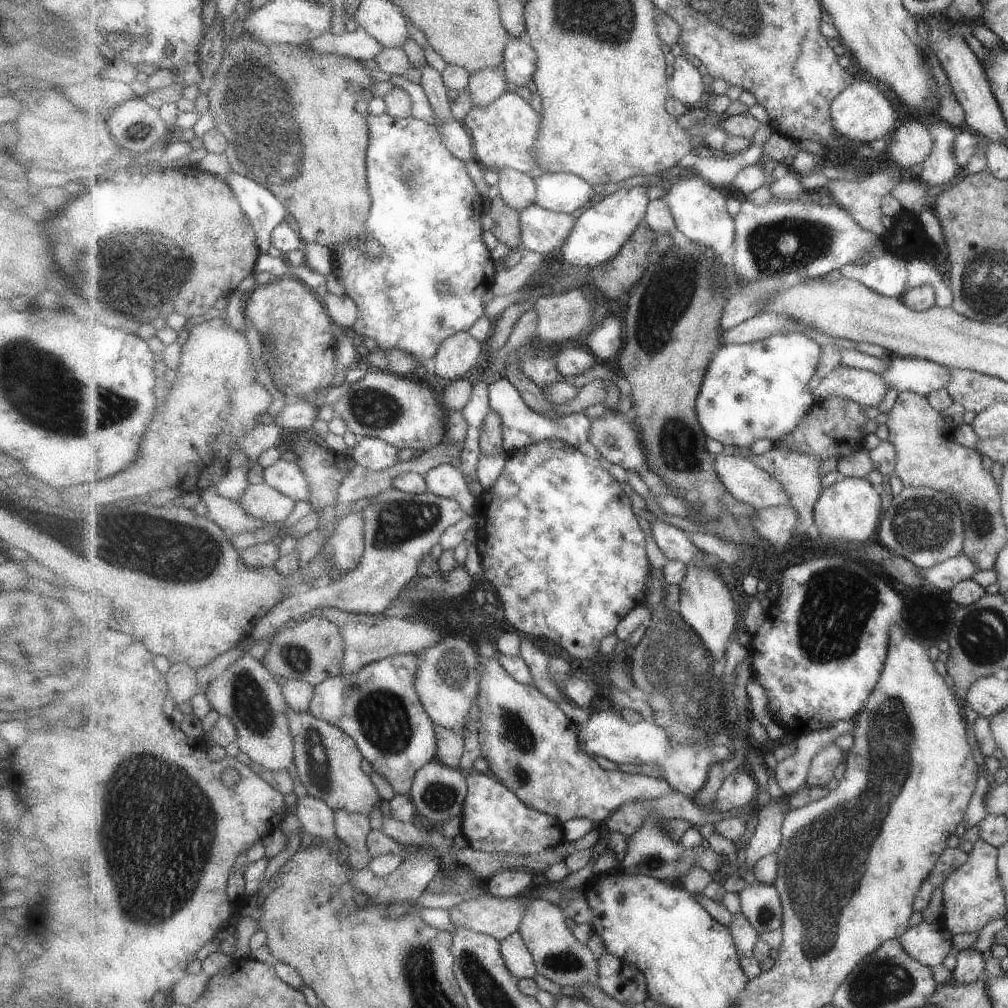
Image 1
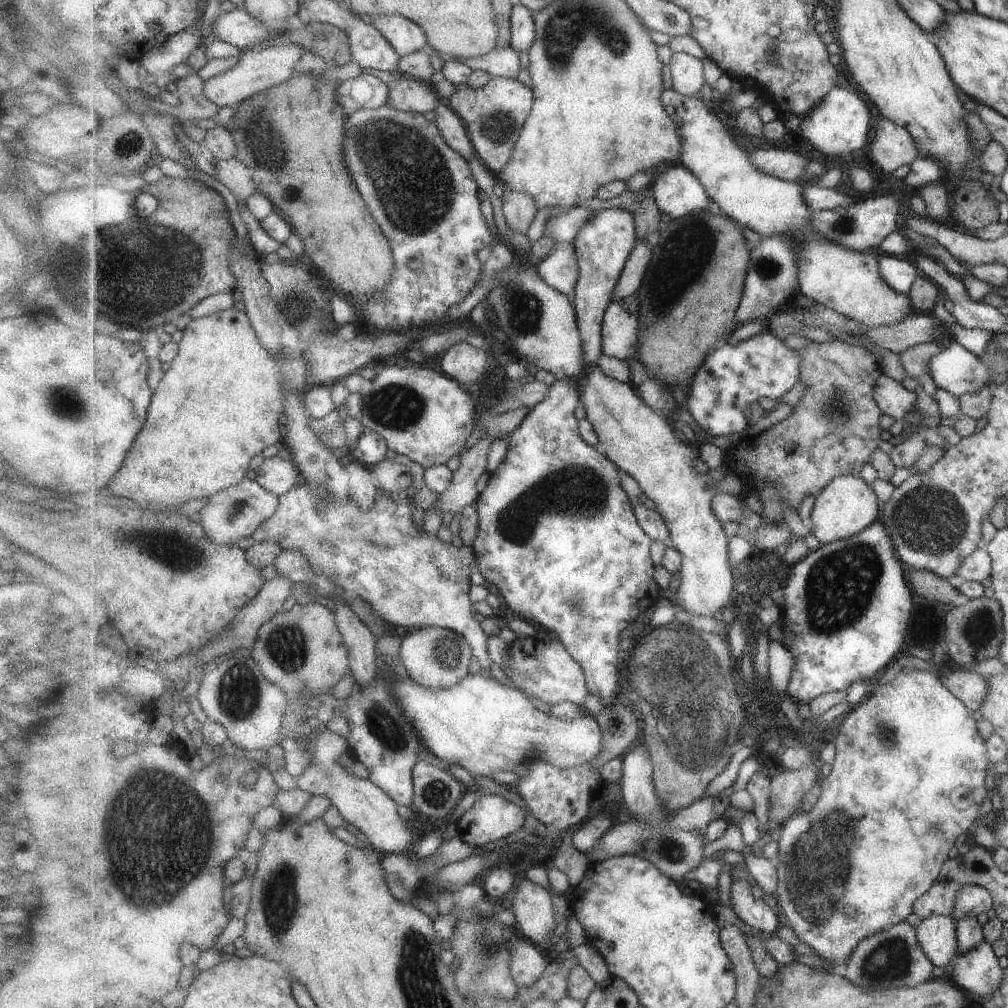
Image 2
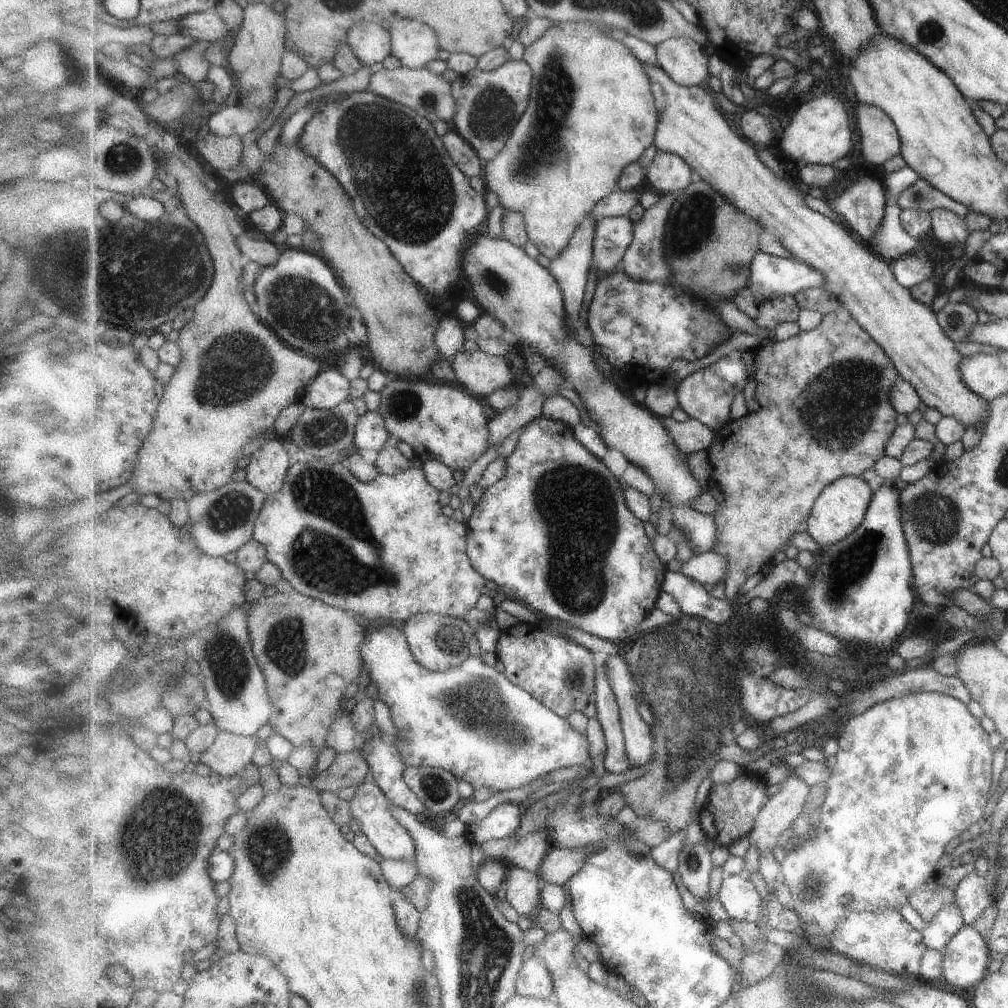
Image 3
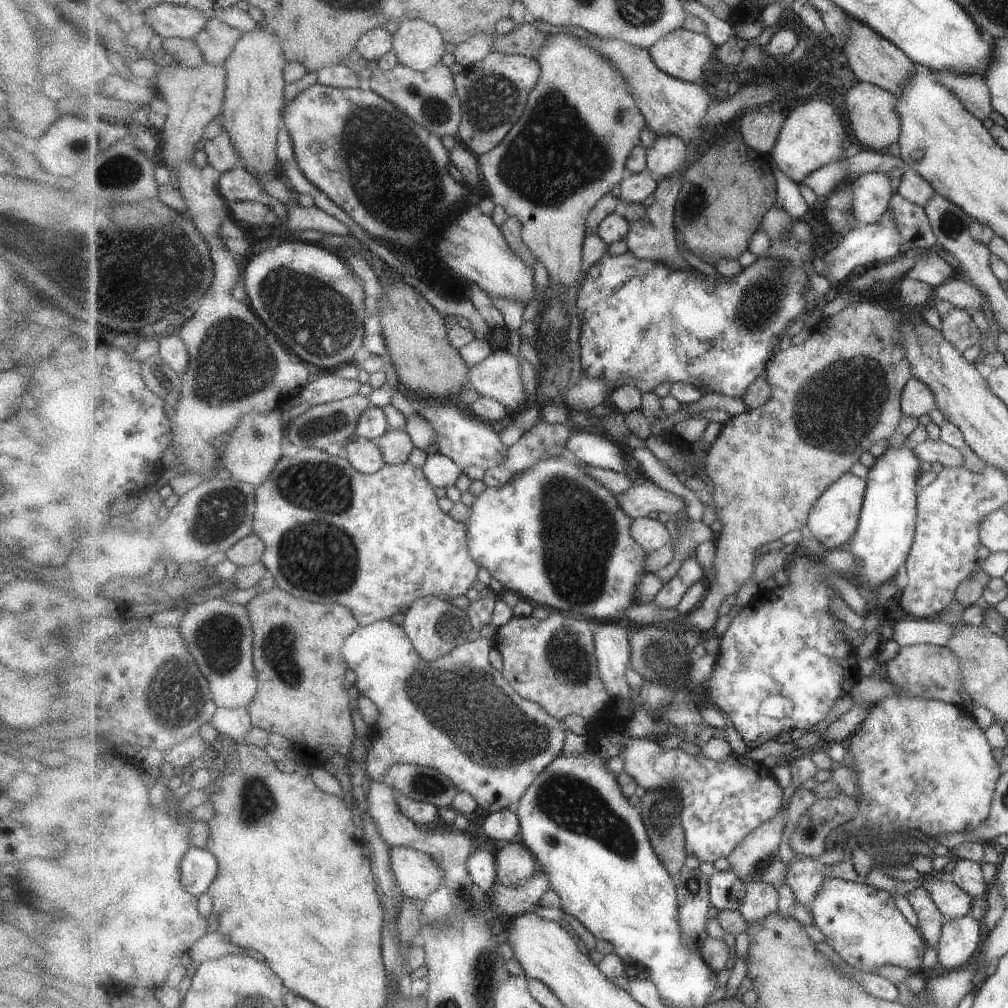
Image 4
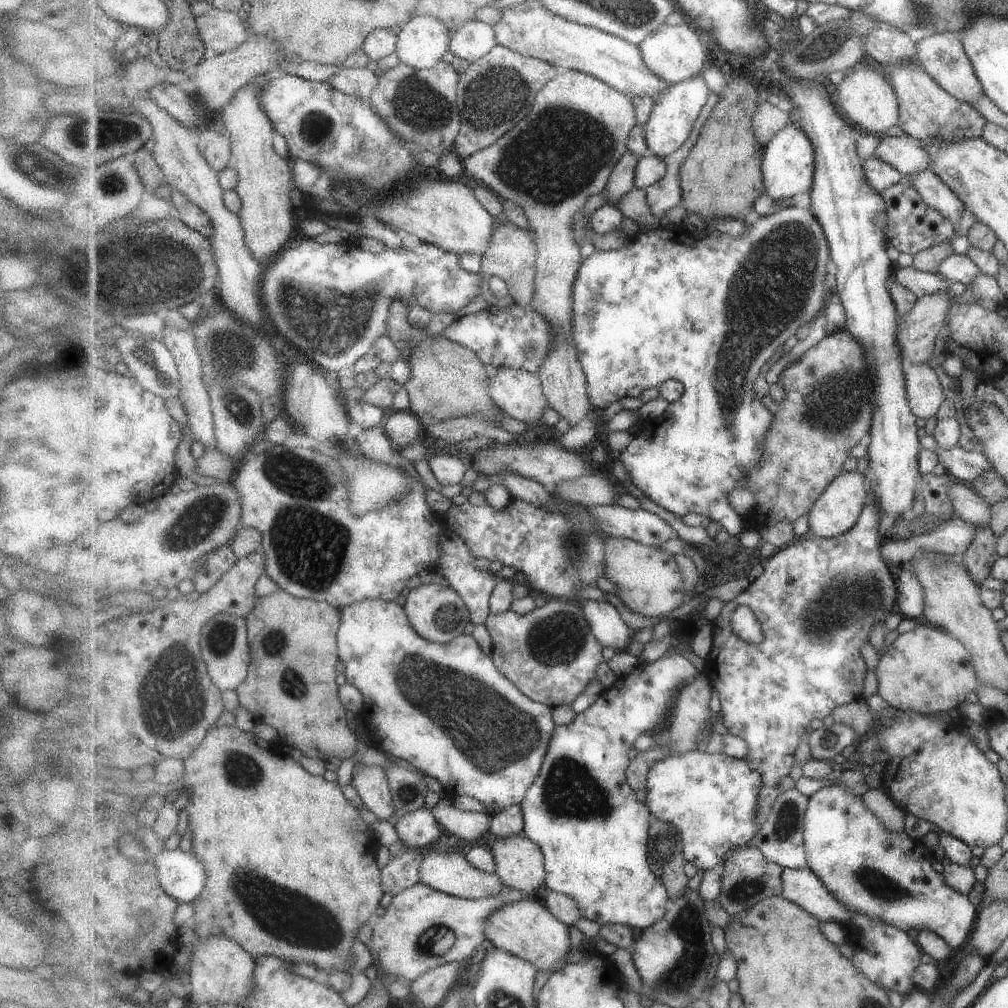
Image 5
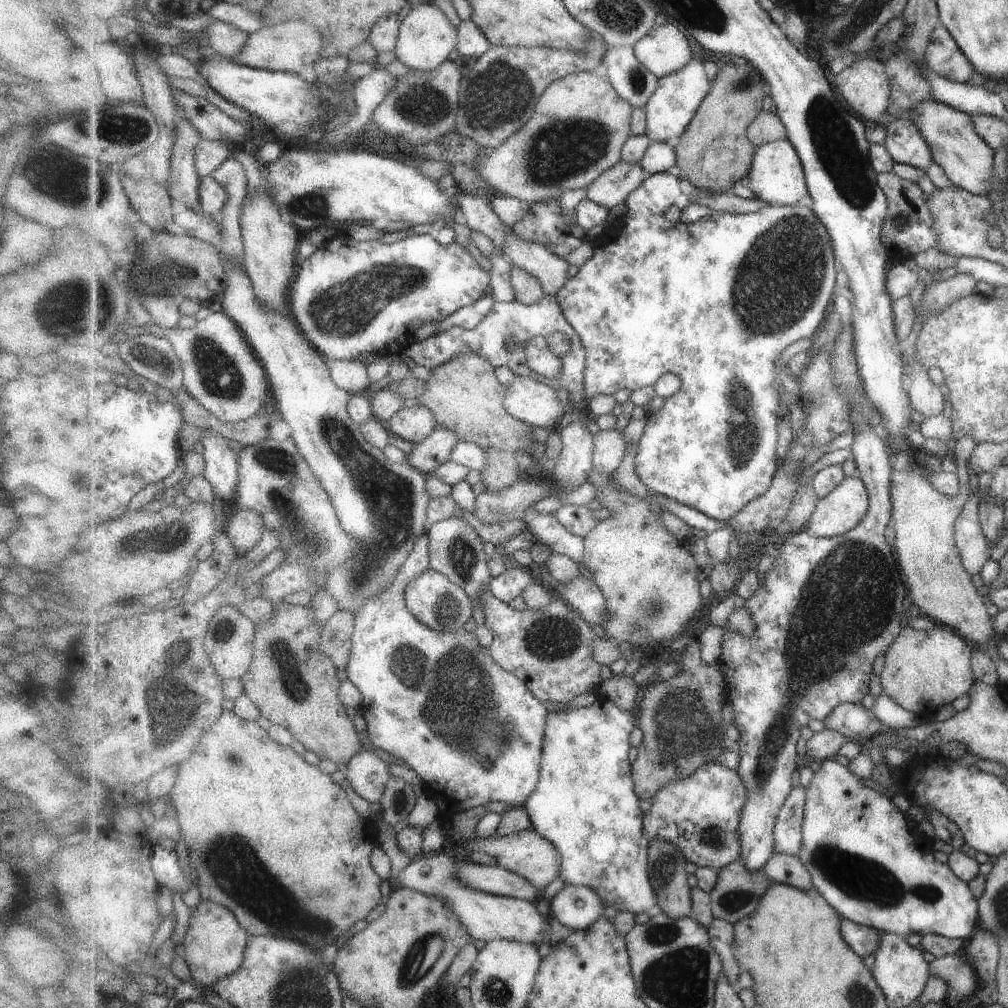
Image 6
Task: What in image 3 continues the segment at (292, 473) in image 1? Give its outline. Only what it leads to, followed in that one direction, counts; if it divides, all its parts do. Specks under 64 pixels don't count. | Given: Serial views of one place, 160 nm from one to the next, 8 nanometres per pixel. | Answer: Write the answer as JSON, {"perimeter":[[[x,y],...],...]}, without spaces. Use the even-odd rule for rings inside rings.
{"perimeter":[[[273,436],[263,442],[245,467],[245,480],[266,494],[281,490],[289,467],[293,463],[290,452],[285,447],[284,438]]]}

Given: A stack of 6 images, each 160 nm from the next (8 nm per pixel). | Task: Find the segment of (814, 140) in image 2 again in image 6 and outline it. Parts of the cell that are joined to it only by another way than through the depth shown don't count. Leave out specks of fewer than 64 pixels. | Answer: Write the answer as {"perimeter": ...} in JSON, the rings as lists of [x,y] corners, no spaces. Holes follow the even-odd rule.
{"perimeter":[[[788,138],[761,145],[753,157],[752,170],[747,179],[749,190],[768,205],[797,205],[803,196],[809,194],[804,163]]]}

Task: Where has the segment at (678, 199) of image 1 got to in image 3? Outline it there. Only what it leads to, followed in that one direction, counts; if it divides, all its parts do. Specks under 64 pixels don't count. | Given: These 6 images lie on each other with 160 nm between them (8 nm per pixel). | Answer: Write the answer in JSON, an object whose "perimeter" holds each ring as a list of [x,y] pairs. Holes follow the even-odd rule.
{"perimeter":[[[659,151],[646,172],[647,180],[659,195],[680,193],[691,182],[692,166],[678,154]]]}

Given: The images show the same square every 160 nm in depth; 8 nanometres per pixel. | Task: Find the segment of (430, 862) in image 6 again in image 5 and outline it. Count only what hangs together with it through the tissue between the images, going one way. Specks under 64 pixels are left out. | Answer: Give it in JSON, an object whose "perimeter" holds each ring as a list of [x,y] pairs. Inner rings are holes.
{"perimeter":[[[411,849],[404,855],[393,857],[382,868],[384,891],[394,897],[421,882],[420,868],[424,861],[421,849]],[[525,896],[519,901],[503,905],[488,918],[484,936],[495,947],[532,962],[538,970],[555,966],[572,947],[570,926],[561,922],[543,903],[540,896]]]}

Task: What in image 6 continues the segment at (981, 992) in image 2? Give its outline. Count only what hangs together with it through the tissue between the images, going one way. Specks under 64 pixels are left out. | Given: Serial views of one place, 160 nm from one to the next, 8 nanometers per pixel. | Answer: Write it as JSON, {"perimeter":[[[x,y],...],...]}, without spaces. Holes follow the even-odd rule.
{"perimeter":[[[827,759],[819,763],[820,767],[811,782],[806,787],[806,809],[804,812],[804,825],[802,834],[802,847],[799,851],[799,856],[803,864],[809,869],[812,874],[814,888],[817,889],[843,919],[849,919],[860,925],[879,929],[883,933],[893,933],[901,935],[901,938],[907,940],[911,932],[921,936],[928,934],[938,934],[952,939],[967,940],[975,935],[975,931],[979,929],[980,909],[976,895],[973,894],[970,883],[959,878],[948,863],[941,863],[933,856],[933,850],[929,847],[930,841],[922,836],[916,827],[916,824],[909,818],[905,812],[901,812],[895,802],[891,798],[875,792],[873,788],[865,786],[859,777],[847,766],[843,766],[834,759]]]}

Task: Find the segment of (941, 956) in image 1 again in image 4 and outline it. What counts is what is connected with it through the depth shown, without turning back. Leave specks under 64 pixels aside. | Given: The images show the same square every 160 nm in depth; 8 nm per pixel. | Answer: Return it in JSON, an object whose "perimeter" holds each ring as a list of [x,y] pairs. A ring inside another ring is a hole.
{"perimeter":[[[932,879],[923,884],[944,916],[943,924],[949,919],[965,916],[972,907],[972,894],[954,880]]]}

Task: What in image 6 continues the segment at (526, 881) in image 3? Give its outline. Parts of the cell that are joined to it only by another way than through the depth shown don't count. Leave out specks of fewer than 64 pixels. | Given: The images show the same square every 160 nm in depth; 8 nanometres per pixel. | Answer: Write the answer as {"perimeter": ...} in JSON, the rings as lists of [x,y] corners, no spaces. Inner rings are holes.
{"perimeter":[[[533,828],[502,837],[497,834],[487,838],[478,837],[468,845],[468,849],[471,852],[481,851],[497,858],[499,865],[523,875],[528,881],[533,882],[541,892],[547,884],[560,878],[562,858],[557,847],[548,838],[537,834]]]}

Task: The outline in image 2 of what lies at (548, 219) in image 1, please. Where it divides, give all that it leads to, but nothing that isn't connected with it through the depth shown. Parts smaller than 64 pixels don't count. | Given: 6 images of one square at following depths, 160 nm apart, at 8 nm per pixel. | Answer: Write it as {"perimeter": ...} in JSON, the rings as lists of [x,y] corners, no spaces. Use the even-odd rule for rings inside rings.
{"perimeter":[[[581,206],[559,216],[553,216],[545,223],[543,235],[553,237],[559,244],[569,243],[596,212]]]}

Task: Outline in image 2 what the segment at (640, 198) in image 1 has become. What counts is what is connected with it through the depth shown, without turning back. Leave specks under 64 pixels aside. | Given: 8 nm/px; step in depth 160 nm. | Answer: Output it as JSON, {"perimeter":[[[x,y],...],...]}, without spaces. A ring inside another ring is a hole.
{"perimeter":[[[601,209],[577,233],[571,241],[576,248],[580,268],[576,297],[573,299],[577,311],[580,335],[584,339],[584,355],[587,372],[597,368],[602,352],[602,324],[605,311],[612,301],[617,283],[625,265],[637,245],[636,218],[633,209]],[[580,378],[571,381],[564,380],[556,382],[550,386],[548,395],[534,406],[529,414],[524,418],[521,426],[518,426],[510,434],[510,449],[507,453],[505,462],[491,475],[487,488],[477,498],[477,508],[480,514],[478,535],[475,537],[472,547],[475,550],[475,562],[479,565],[479,570],[489,583],[494,584],[501,596],[503,596],[507,606],[518,614],[517,617],[531,620],[534,626],[548,632],[549,635],[559,639],[568,651],[576,658],[581,666],[584,667],[586,681],[589,690],[602,700],[603,708],[610,707],[619,698],[617,690],[619,686],[619,642],[623,630],[631,626],[643,610],[653,609],[662,595],[662,589],[655,582],[655,564],[651,560],[649,548],[651,548],[652,538],[641,528],[640,522],[636,519],[634,507],[629,502],[627,492],[621,486],[619,469],[616,463],[607,458],[603,453],[600,454],[595,446],[591,446],[580,433],[580,420],[576,417],[576,410],[582,403],[580,390]]]}

